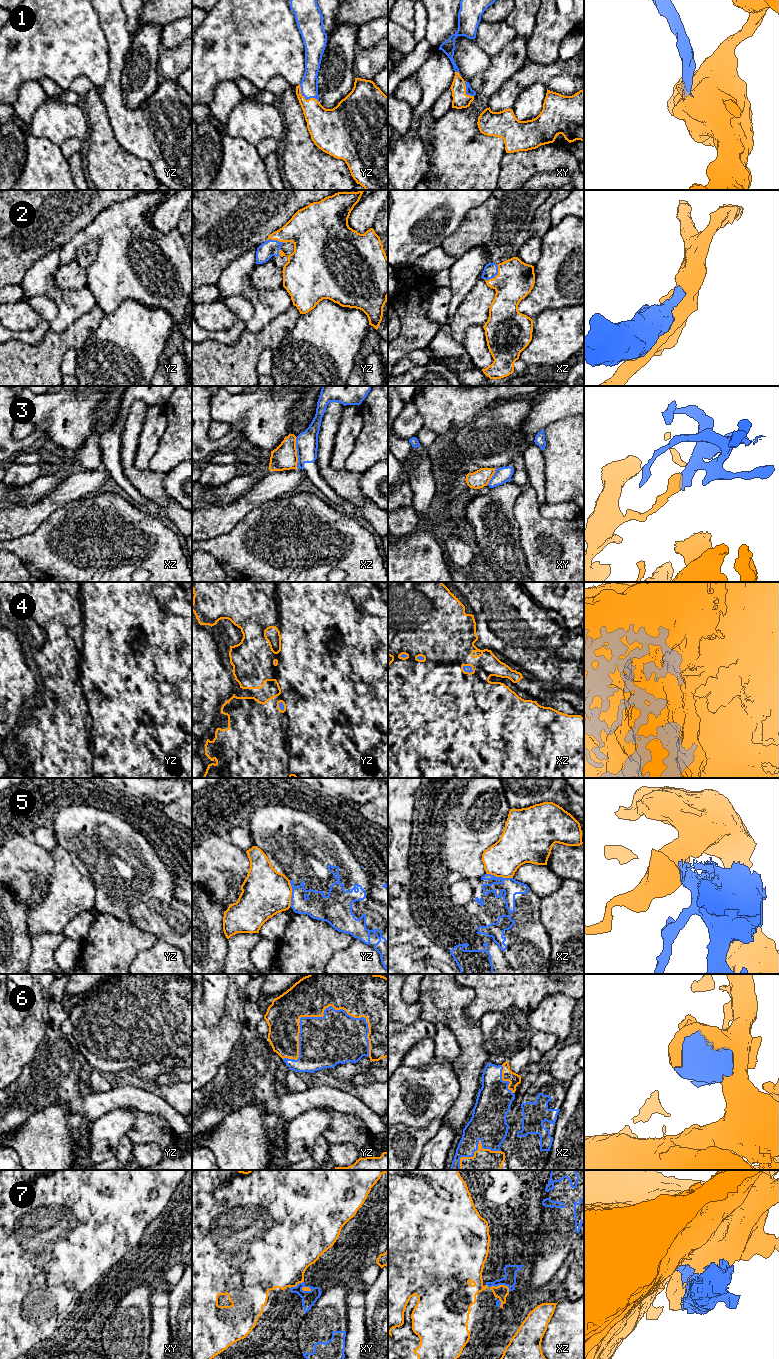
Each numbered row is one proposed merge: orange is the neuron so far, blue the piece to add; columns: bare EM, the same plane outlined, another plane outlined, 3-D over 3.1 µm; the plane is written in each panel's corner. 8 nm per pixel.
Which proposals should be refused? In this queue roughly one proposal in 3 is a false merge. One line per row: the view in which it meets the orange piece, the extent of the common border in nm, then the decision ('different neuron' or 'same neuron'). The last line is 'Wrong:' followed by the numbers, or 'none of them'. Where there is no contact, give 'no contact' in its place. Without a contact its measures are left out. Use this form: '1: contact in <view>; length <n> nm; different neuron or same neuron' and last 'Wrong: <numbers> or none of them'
1: contact in yz; length 220 nm; same neuron
2: contact in xz; length 170 nm; same neuron
3: contact in xz; length 240 nm; different neuron
4: contact in xz; length 100 nm; same neuron
5: contact in yz; length 220 nm; different neuron
6: contact in yz; length 750 nm; same neuron
7: contact in xz; length 200 nm; different neuron
Wrong: 3, 5, 7

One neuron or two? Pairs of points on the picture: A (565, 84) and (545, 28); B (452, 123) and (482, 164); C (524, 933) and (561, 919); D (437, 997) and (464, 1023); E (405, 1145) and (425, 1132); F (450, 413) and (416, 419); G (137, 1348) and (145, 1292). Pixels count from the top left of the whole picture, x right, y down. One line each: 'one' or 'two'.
A: two
B: one
C: two
D: one
E: one
F: two
G: one

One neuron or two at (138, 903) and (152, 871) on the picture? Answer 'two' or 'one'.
one

